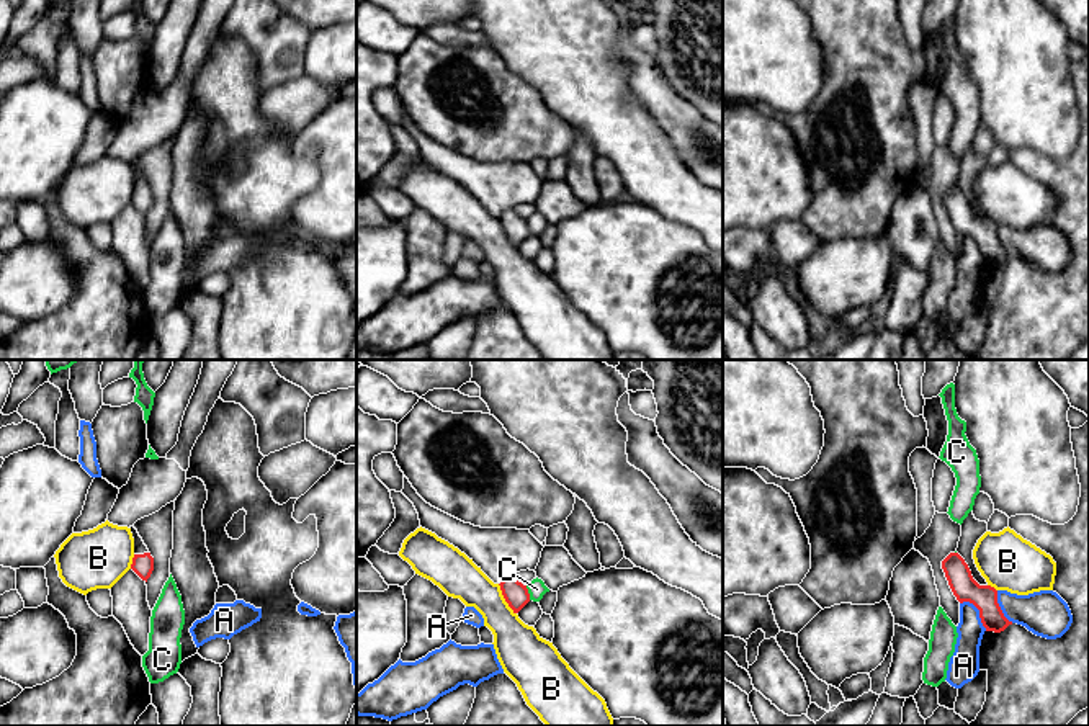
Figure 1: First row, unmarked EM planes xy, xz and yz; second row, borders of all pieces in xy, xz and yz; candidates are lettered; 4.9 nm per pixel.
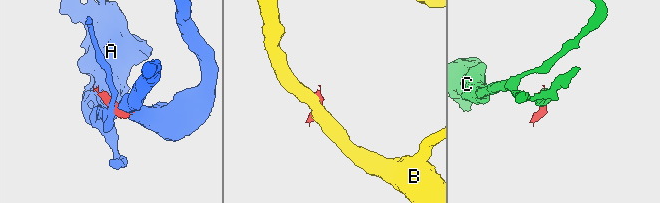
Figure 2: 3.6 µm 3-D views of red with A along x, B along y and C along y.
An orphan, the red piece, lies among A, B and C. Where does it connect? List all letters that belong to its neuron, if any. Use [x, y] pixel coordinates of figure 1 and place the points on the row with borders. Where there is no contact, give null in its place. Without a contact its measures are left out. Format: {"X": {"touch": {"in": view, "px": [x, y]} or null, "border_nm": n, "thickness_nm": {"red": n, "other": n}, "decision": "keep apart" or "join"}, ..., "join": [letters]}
{"A": {"touch": {"in": "yz", "px": [980, 612]}, "border_nm": 190, "thickness_nm": {"red": 130, "other": 140}, "decision": "keep apart"}, "B": {"touch": {"in": "xz", "px": [504, 597]}, "border_nm": 180, "thickness_nm": {"red": 120, "other": 220}, "decision": "keep apart"}, "C": {"touch": {"in": "xz", "px": [527, 592]}, "border_nm": 80, "thickness_nm": {"red": 120, "other": 90}, "decision": "keep apart"}, "join": []}

